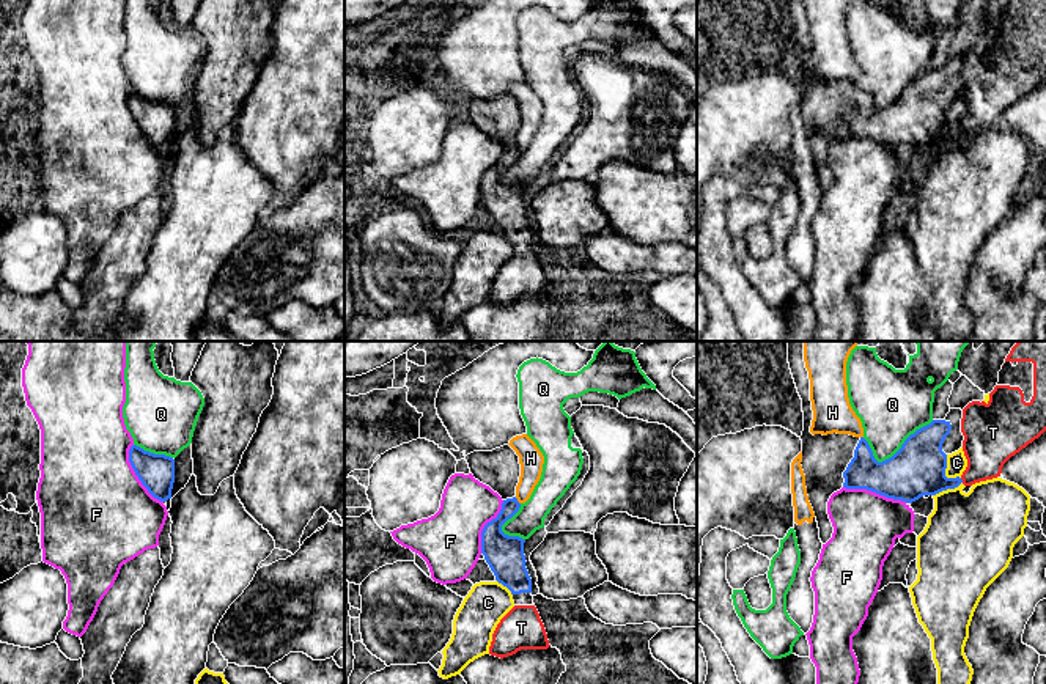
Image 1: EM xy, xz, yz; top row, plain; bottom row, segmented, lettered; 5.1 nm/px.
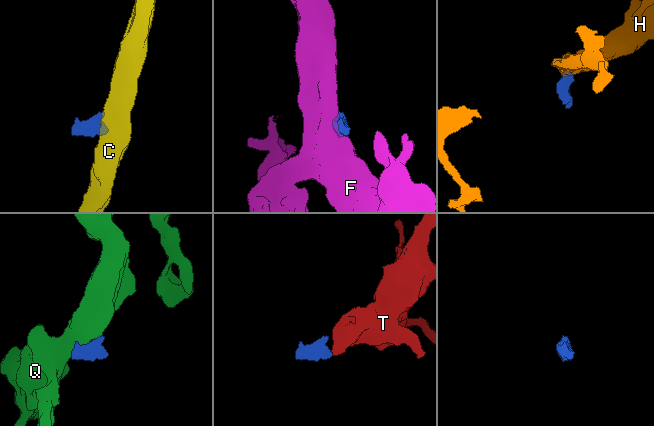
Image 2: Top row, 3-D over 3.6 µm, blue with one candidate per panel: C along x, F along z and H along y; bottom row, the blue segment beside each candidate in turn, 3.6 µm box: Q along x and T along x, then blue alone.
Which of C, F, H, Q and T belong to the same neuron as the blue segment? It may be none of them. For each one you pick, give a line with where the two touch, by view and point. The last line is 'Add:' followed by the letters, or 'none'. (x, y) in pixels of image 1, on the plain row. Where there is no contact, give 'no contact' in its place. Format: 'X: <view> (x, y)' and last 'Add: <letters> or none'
T: yz (961, 128)
Add: T

